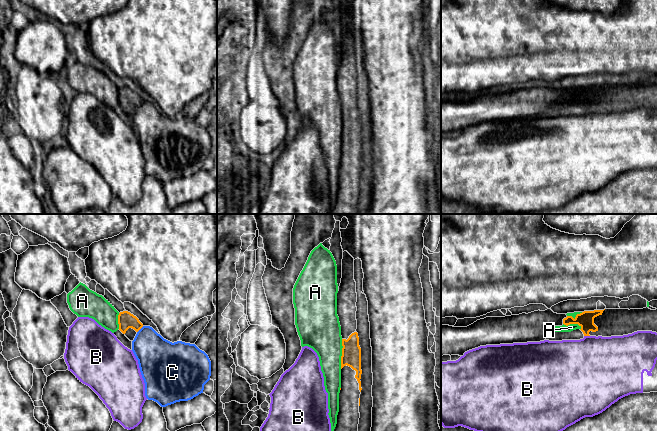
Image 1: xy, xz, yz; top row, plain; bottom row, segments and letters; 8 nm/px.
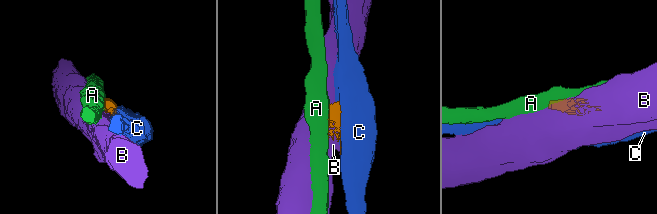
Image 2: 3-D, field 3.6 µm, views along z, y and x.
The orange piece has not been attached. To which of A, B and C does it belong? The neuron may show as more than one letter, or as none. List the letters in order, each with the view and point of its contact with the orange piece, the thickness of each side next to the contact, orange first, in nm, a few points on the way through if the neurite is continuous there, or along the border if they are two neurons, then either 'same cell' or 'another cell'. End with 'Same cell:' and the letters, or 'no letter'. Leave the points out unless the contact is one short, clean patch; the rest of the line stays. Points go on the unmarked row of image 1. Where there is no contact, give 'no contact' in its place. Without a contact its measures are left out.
A: xz (342, 130) | 160/320 nm | another cell
B: yz (587, 111) | 130/460 nm | along yz (584, 111), (589, 112) | another cell
C: xy (140, 104) | 140/300 nm | another cell
Same cell: no letter

